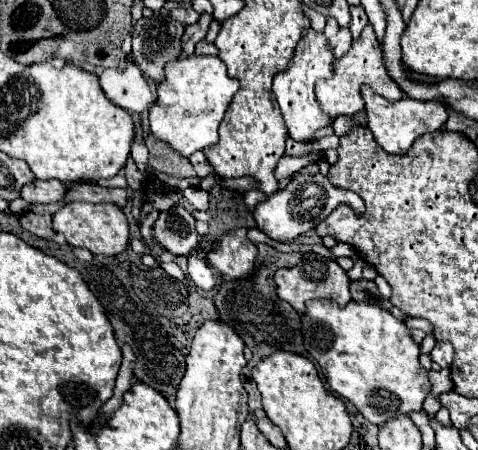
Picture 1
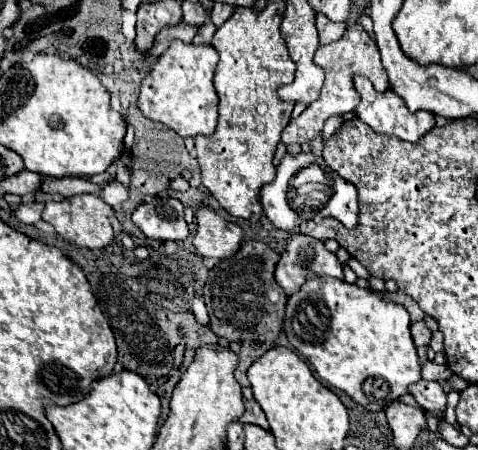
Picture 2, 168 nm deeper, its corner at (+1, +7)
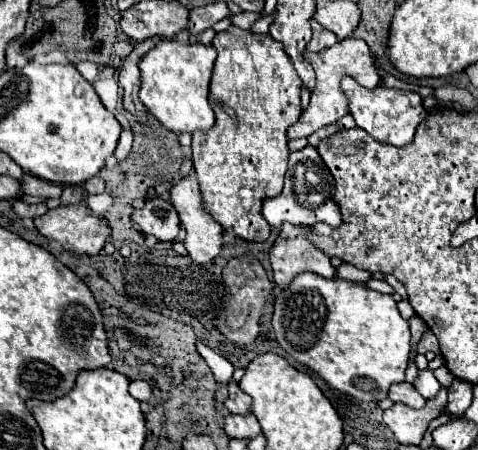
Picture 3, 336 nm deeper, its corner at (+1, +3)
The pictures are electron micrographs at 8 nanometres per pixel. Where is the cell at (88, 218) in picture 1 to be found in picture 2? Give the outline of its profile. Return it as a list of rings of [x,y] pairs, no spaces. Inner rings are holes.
[[[89,193],[73,195],[59,203],[47,203],[43,211],[43,219],[51,223],[63,239],[73,241],[77,247],[87,247],[87,249],[103,249],[115,241],[111,217],[113,217],[113,207],[107,205],[101,197]]]

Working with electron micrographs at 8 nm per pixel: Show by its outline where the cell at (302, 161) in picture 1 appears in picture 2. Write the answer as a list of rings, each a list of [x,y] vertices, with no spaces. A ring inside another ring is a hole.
[[[351,23],[339,41],[329,43],[329,45],[321,45],[317,49],[313,61],[325,69],[325,83],[323,83],[321,95],[315,103],[311,103],[311,107],[307,107],[297,119],[293,119],[285,127],[285,133],[281,135],[283,145],[291,145],[291,143],[309,145],[323,131],[323,125],[329,117],[343,115],[343,113],[349,113],[349,111],[356,109],[360,103],[360,97],[353,87],[355,75],[363,75],[363,77],[371,79],[375,91],[387,91],[389,89],[387,73],[385,73],[381,59],[379,59],[379,49],[377,49],[375,41],[365,33],[365,29],[359,23]]]

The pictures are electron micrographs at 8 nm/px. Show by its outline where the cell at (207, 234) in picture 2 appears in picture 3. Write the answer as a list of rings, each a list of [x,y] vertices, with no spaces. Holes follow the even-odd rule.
[[[191,173],[187,177],[179,177],[173,187],[171,187],[171,205],[175,207],[175,211],[179,213],[179,221],[181,227],[187,231],[183,245],[187,243],[187,253],[193,261],[197,263],[209,263],[211,259],[215,259],[221,251],[221,239],[223,239],[223,229],[221,225],[217,225],[217,221],[211,221],[211,215],[201,209],[201,193],[199,193],[199,185],[197,185],[197,175]]]

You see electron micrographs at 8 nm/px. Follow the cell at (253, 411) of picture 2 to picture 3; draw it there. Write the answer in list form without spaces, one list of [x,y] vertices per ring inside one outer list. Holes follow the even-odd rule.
[[[233,379],[227,385],[227,399],[223,405],[231,413],[249,413],[251,411],[251,399],[237,387],[237,383]]]

